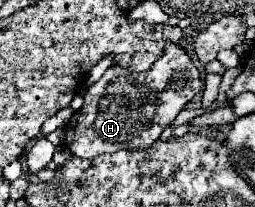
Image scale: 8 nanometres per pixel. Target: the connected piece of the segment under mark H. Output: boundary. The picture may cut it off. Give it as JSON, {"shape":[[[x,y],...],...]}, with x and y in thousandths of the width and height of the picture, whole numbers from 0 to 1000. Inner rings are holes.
{"shape":[[[651,203],[643,261],[573,348],[518,348],[447,309],[337,435],[329,512],[267,580],[251,618],[259,715],[306,763],[376,763],[455,725],[565,725],[627,667],[643,618],[784,435],[784,338],[729,242],[682,203]]]}

